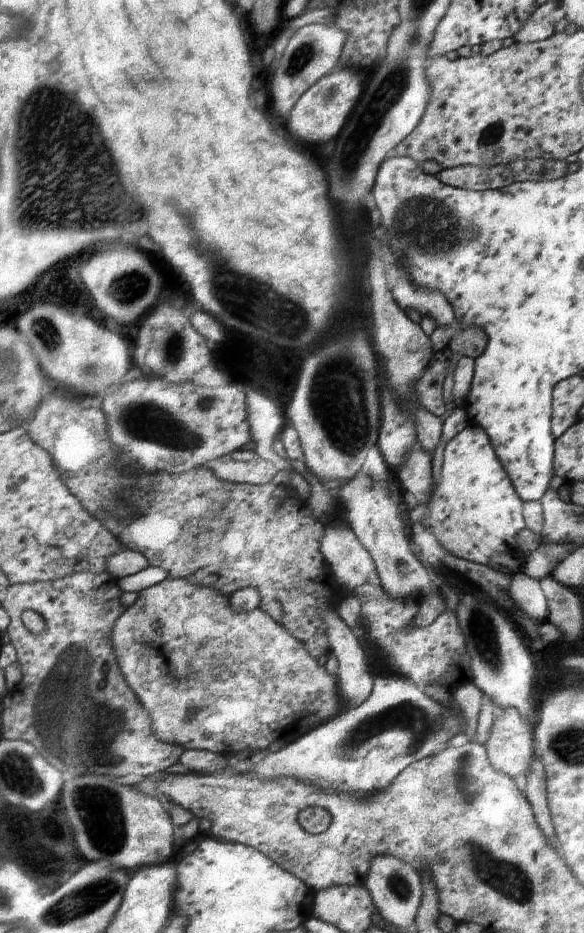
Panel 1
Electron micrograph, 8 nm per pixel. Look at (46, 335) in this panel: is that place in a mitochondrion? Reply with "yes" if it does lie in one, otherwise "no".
yes

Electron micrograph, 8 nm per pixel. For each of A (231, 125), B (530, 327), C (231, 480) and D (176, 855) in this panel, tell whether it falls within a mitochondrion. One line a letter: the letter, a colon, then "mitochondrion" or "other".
A: other
B: other
C: other
D: other

